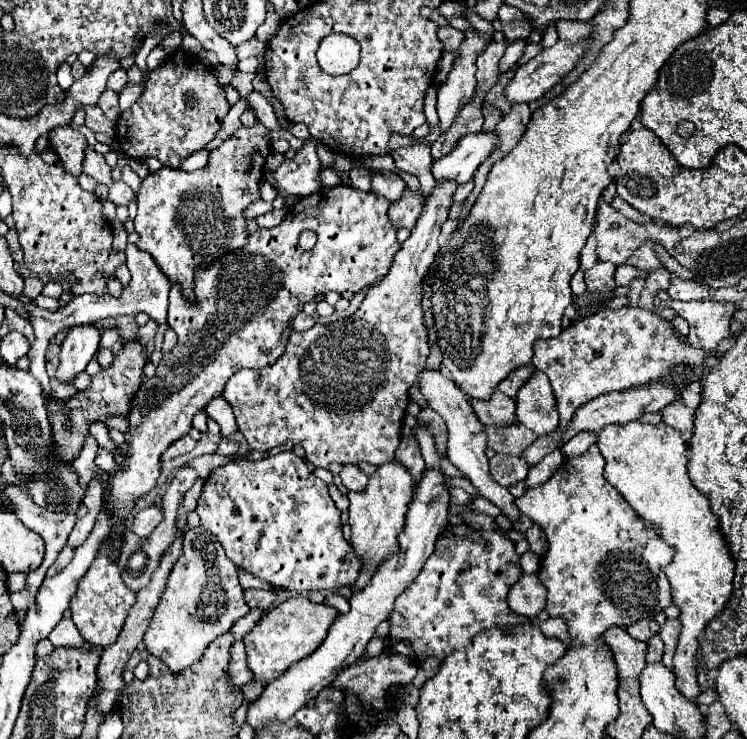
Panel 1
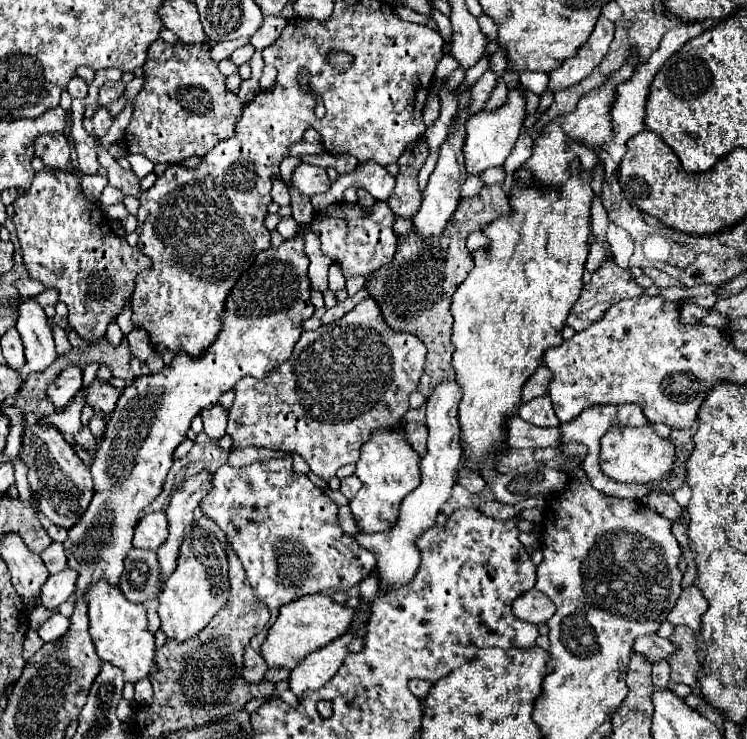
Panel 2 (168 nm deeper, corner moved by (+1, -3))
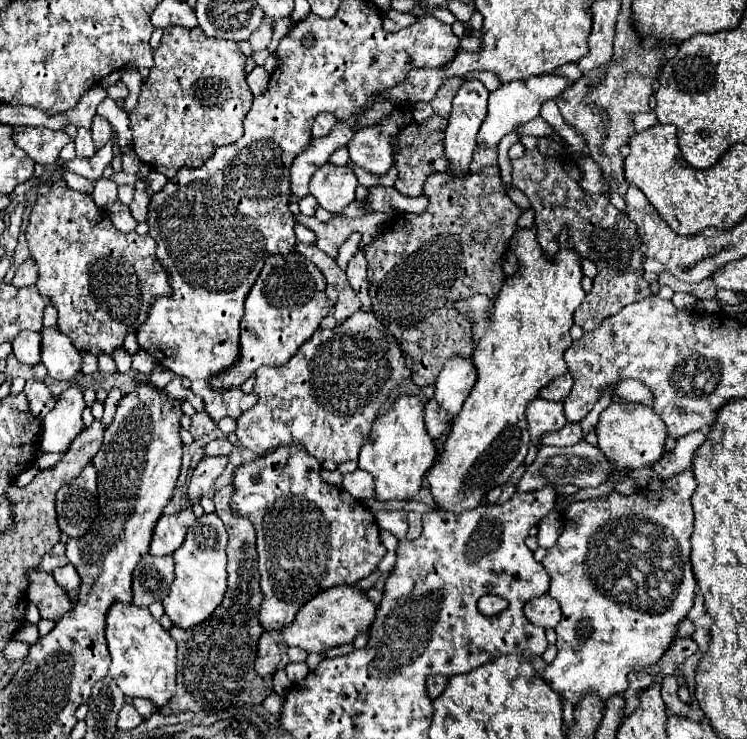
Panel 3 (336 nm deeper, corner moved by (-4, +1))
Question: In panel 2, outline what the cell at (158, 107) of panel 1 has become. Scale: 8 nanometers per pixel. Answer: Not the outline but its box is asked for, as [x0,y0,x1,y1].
[124,40,244,164]

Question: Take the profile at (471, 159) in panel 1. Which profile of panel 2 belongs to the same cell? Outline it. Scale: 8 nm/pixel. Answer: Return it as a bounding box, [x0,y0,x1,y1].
[464,86,526,174]

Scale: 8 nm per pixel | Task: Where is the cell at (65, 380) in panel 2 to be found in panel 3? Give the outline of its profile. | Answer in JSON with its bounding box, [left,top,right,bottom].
[41,384,83,452]

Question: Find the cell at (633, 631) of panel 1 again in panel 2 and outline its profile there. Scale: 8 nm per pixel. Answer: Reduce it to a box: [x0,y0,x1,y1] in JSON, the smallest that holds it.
[634,634,676,664]

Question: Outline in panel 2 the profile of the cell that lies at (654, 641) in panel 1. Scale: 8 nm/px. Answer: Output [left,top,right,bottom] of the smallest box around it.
[652,662,670,690]

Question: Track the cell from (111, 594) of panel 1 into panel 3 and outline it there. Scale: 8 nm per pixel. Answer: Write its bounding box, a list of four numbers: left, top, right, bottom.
[105,602,177,706]

